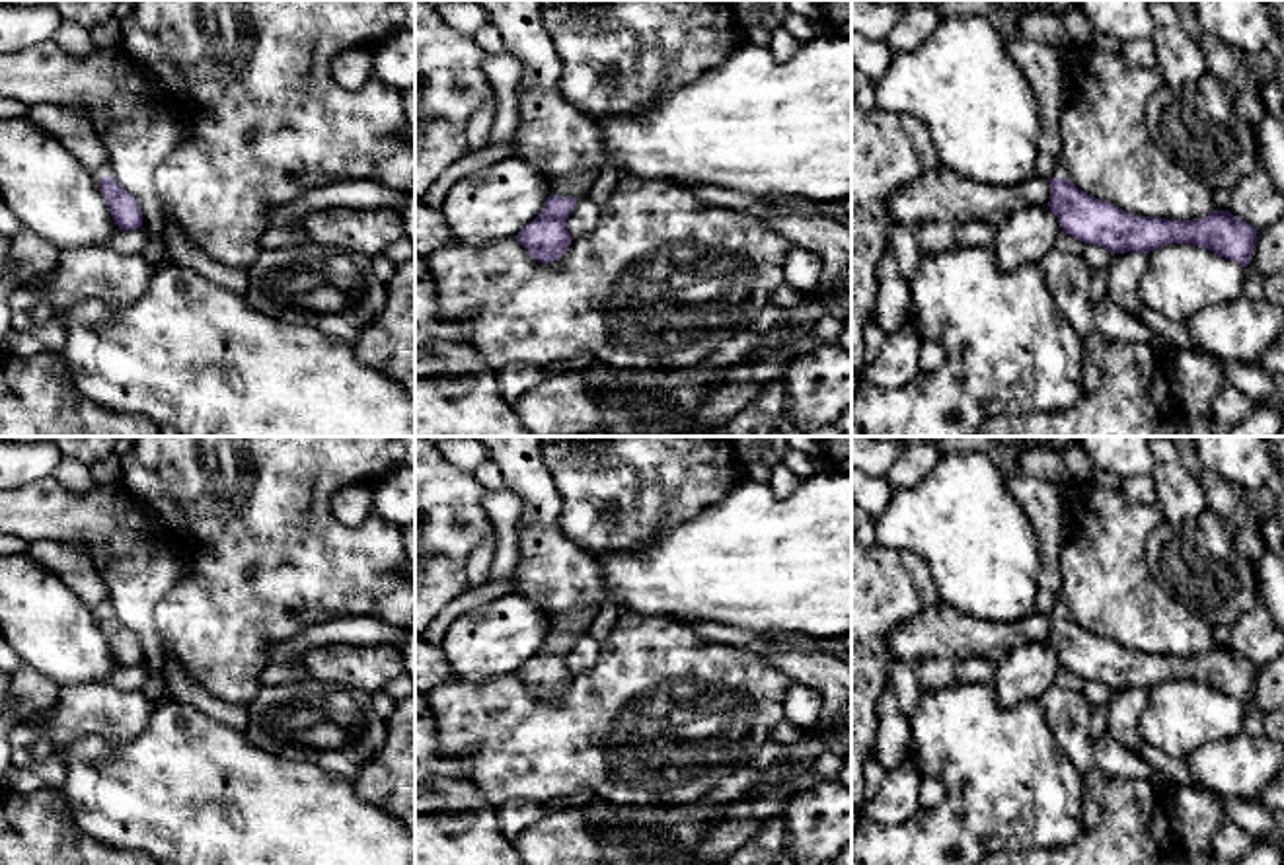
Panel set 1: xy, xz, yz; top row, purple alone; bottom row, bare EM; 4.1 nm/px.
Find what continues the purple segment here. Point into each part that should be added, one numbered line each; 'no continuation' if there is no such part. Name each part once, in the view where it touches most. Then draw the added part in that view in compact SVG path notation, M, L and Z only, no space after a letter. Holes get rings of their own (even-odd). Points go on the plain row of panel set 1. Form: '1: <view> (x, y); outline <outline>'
1: xz (554, 571); outline M475 436L495 462L524 510L518 563L512 571L518 594L534 600L549 620L549 631L586 633L606 602L594 555L569 540L559 524L561 499L544 464L540 436Z

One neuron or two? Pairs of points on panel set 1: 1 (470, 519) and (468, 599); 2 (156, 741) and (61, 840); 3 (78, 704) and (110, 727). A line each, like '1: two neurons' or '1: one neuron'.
1: two neurons
2: two neurons
3: one neuron

